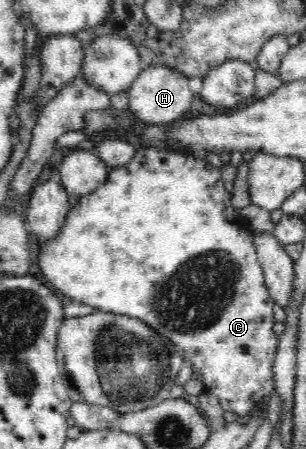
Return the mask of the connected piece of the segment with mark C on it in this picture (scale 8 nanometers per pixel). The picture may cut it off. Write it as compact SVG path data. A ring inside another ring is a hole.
M140 147L128 164L110 168L104 184L80 196L78 202L80 206L77 204L69 210L66 222L62 225L57 237L49 241L40 241L37 266L41 278L46 278L47 282L50 282L58 292L78 302L84 302L88 306L94 306L100 311L136 316L162 336L168 337L182 351L184 360L192 364L192 370L200 373L206 392L216 396L223 410L245 417L255 414L254 410L264 405L265 399L275 390L273 366L279 336L272 329L275 321L272 312L274 302L265 285L263 268L258 262L257 250L254 246L255 233L237 226L238 214L231 200L232 193L226 191L221 169L210 165L206 159L194 158L191 152L184 154L182 151Z

